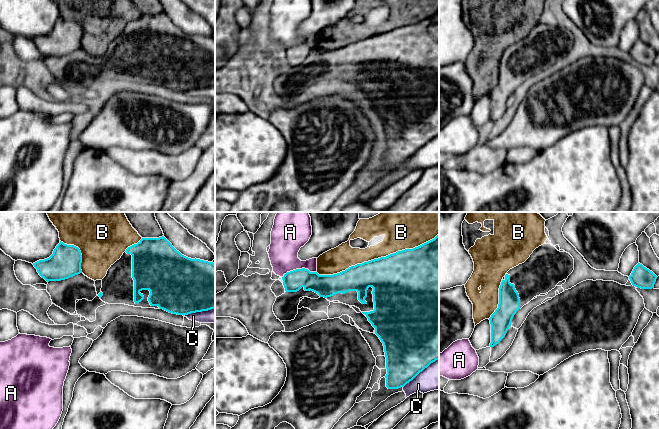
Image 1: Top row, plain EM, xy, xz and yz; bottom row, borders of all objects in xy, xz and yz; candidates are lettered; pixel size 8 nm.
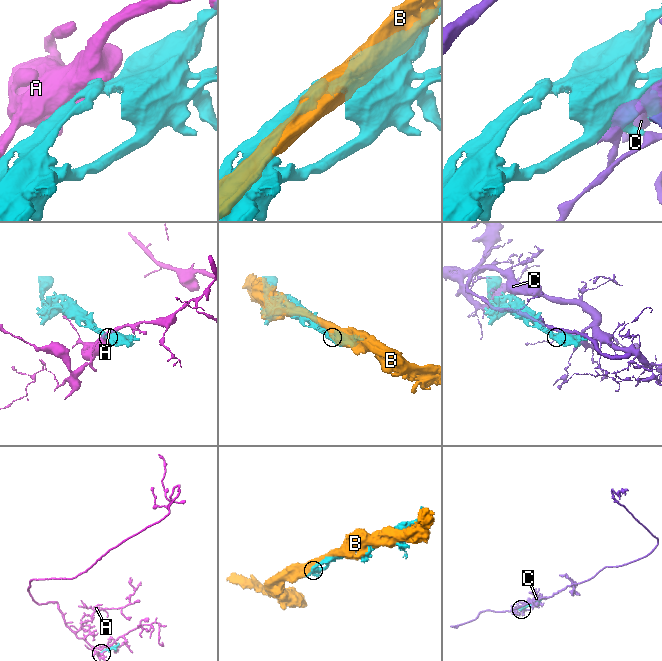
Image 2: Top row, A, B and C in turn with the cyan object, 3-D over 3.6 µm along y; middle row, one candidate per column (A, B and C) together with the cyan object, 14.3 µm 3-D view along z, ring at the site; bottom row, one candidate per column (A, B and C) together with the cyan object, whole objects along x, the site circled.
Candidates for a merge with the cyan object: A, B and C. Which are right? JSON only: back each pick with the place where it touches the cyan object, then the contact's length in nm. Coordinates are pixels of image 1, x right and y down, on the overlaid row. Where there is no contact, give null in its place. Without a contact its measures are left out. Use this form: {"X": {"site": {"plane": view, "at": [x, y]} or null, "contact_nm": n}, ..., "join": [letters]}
{"join": []}

